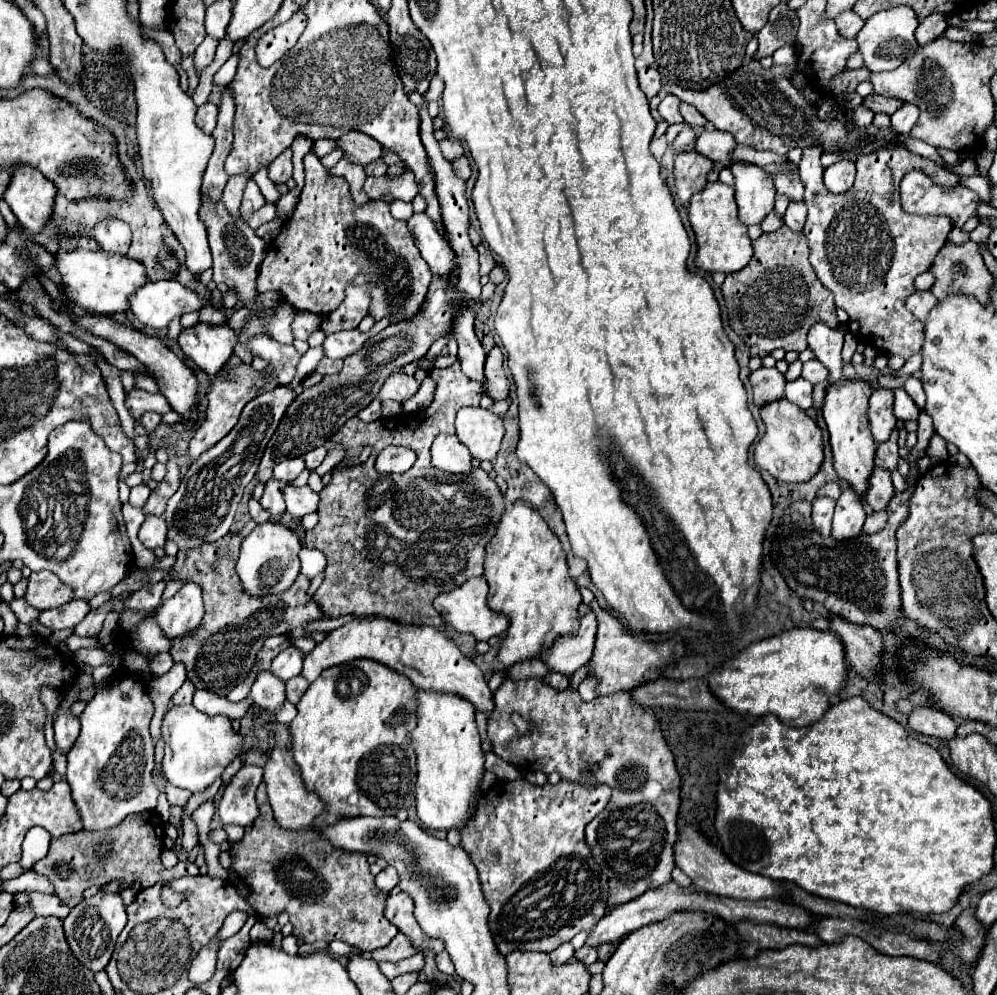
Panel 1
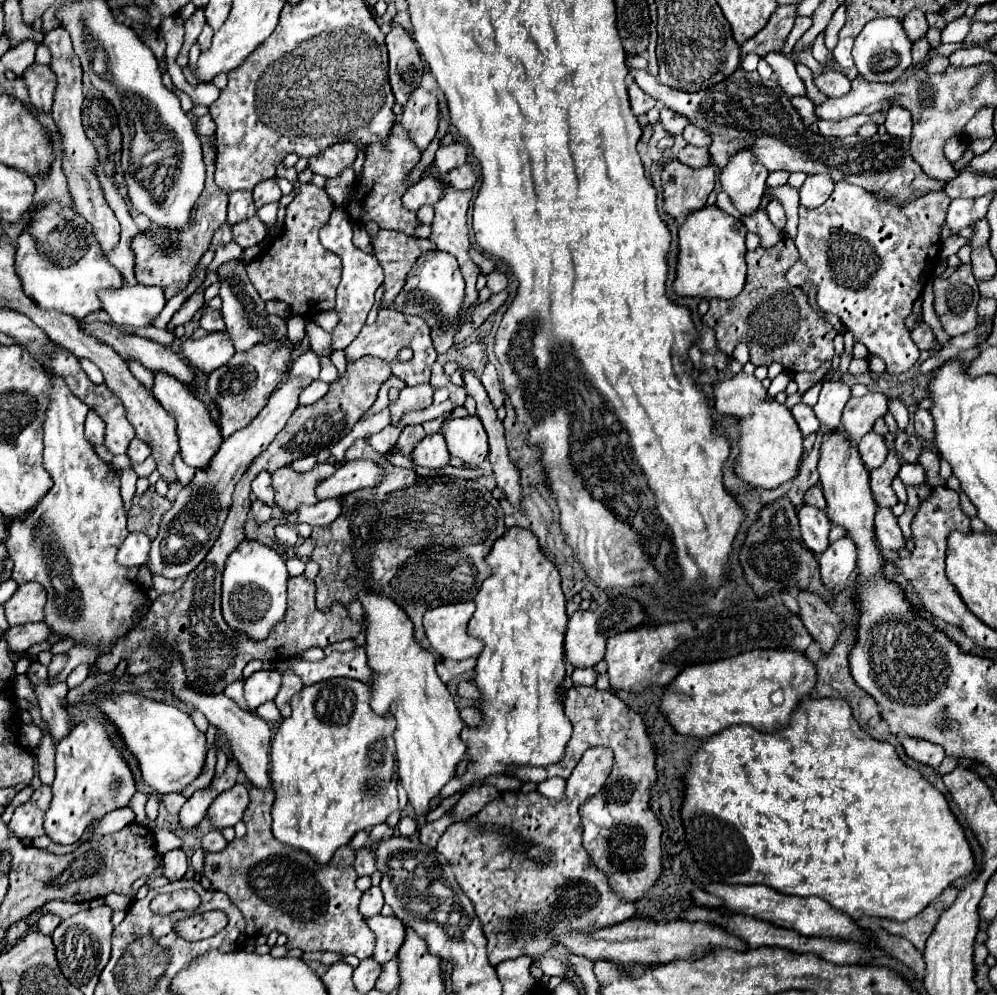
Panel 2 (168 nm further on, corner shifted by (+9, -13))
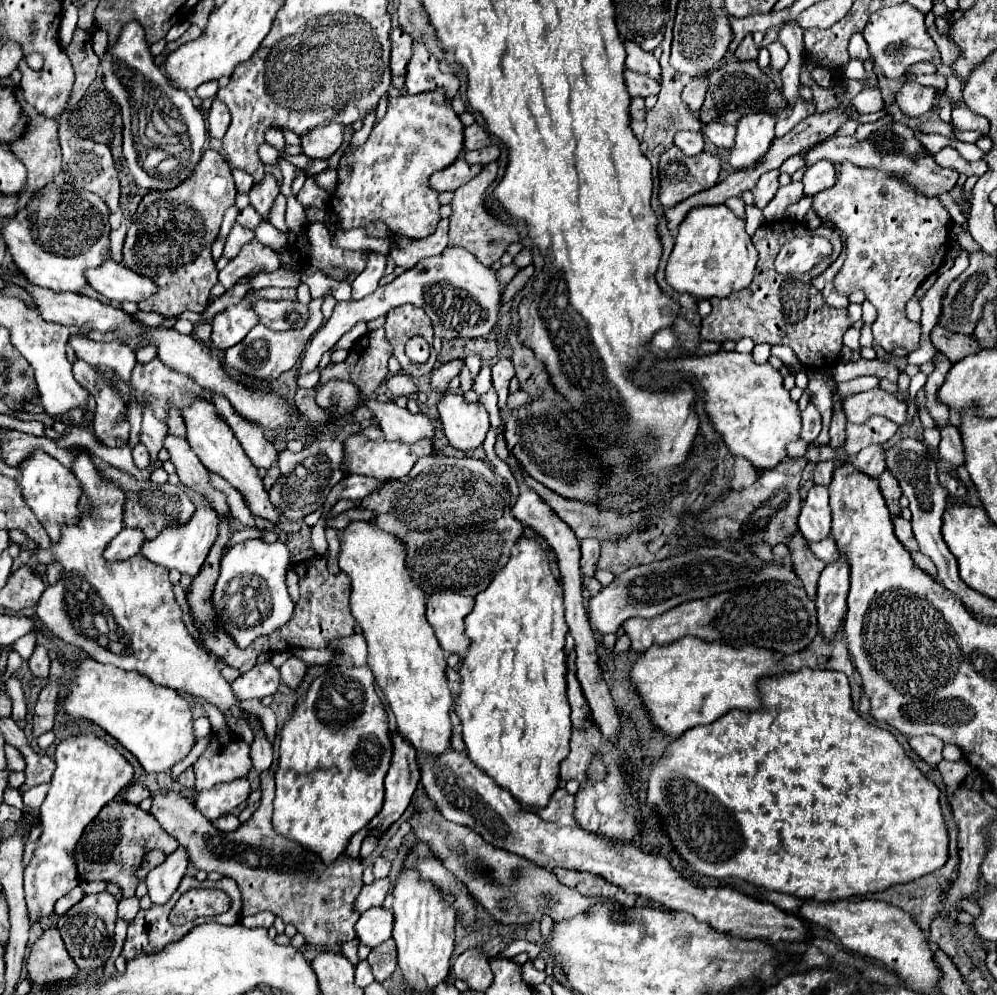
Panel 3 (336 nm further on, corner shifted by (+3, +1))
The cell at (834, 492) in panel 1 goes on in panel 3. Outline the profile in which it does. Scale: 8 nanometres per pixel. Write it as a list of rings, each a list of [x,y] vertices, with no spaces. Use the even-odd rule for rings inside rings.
[[[820,461],[816,463],[816,469],[814,469],[814,483],[820,483],[820,485],[830,485],[830,479],[832,479],[832,471],[834,471],[836,463],[834,461]]]

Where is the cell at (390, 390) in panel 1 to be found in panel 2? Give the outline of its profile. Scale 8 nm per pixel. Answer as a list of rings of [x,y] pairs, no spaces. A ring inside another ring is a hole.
[[[430,383],[424,385],[416,385],[416,387],[404,387],[400,391],[400,399],[390,405],[392,411],[392,425],[398,425],[398,421],[402,419],[402,415],[408,409],[424,409],[432,405],[432,395],[434,395],[434,387]]]

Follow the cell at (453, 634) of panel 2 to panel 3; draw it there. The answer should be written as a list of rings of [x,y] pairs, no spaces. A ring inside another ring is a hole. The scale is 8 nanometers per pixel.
[[[434,593],[426,603],[426,617],[432,625],[440,647],[450,653],[464,653],[470,637],[464,633],[464,617],[472,611],[474,597],[460,593]]]

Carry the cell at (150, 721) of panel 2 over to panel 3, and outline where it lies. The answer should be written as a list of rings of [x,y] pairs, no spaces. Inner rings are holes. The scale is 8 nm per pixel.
[[[94,659],[82,661],[76,669],[74,683],[64,699],[64,709],[74,717],[94,721],[118,739],[140,761],[146,773],[170,771],[186,759],[196,743],[192,707],[182,695],[152,683],[148,677],[138,677],[134,671],[122,671]]]

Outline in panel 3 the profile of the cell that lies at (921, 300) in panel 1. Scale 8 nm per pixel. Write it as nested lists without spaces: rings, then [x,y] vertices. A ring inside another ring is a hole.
[[[936,325],[930,333],[932,345],[942,351],[952,363],[960,361],[962,357],[966,357],[968,353],[976,353],[980,349],[980,345],[976,341],[972,341],[968,335],[958,335],[958,333],[950,333],[948,329],[942,329],[942,325]]]

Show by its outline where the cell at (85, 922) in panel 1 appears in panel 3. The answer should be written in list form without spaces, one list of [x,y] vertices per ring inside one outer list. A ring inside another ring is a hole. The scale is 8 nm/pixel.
[[[102,891],[98,895],[86,895],[80,903],[68,909],[58,921],[58,931],[62,935],[62,941],[70,957],[74,959],[78,969],[86,971],[88,975],[98,973],[114,949],[116,907],[118,907],[118,901],[114,899],[114,895],[110,895],[108,891]]]

